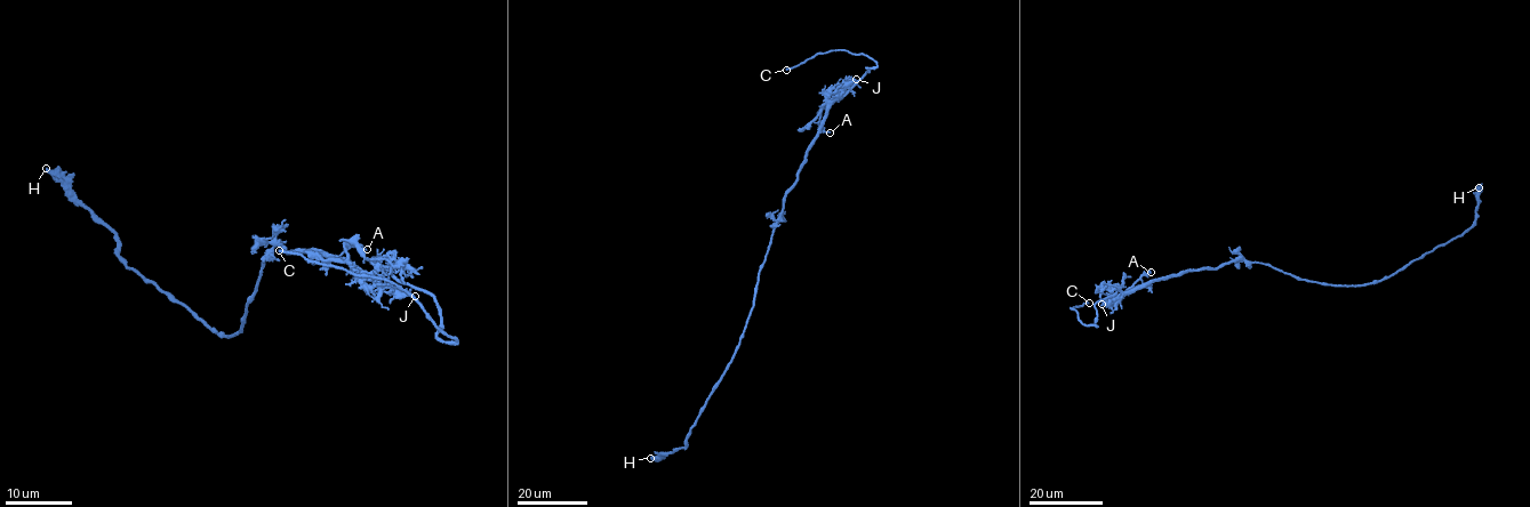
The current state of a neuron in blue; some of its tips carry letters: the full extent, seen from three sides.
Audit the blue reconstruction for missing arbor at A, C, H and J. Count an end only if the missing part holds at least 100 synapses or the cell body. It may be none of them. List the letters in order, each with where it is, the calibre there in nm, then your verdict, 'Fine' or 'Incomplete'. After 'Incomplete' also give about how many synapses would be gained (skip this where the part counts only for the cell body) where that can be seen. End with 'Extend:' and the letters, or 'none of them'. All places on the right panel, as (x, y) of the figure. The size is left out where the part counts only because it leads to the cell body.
A: Place: (1151, 272). Thickness 120 nm. Fine
C: Place: (1089, 303). Thickness 220 nm. Incomplete
H: Place: (1479, 187). Thickness 320 nm. Fine
J: Place: (1102, 304). Thickness 180 nm. Fine
Extend: C

